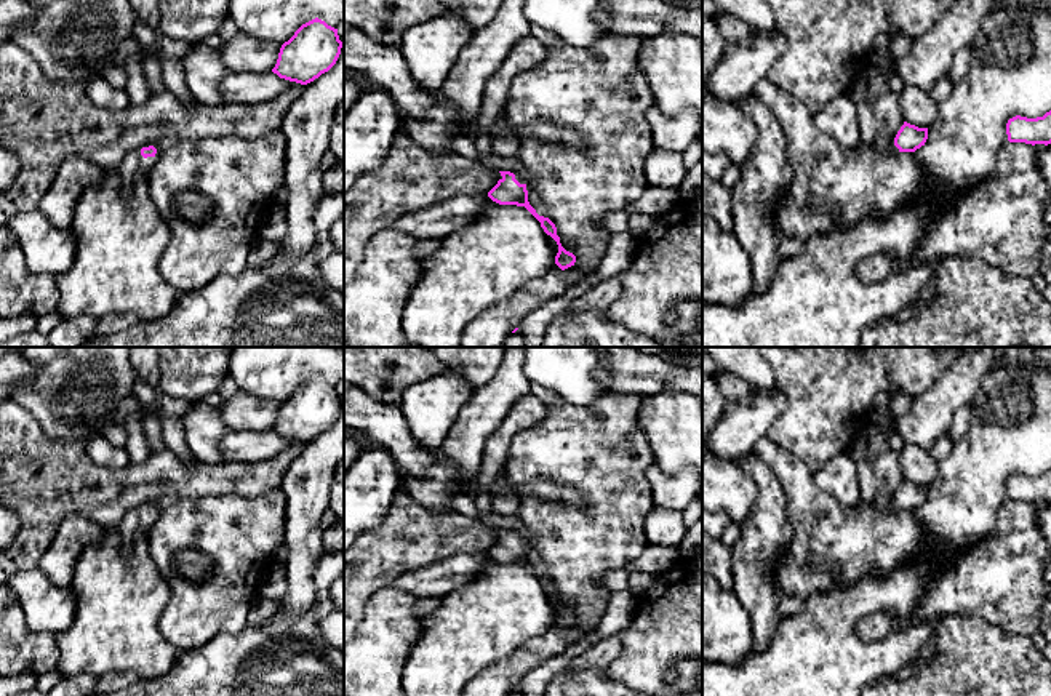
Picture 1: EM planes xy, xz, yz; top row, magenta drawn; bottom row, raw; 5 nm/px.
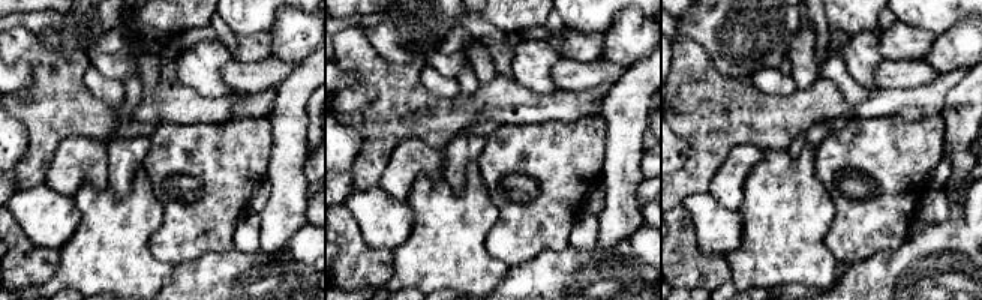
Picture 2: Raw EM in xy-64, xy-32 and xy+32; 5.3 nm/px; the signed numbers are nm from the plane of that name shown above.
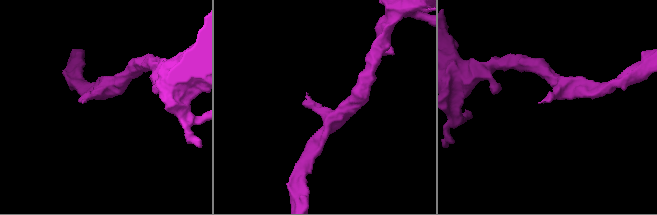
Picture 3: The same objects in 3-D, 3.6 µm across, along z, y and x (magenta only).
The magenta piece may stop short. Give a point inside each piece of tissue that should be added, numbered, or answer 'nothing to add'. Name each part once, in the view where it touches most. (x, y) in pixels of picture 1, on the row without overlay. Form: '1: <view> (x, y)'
1: xy (133, 522)

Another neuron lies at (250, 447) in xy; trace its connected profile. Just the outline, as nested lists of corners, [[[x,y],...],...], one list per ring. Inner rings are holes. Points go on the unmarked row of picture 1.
[[[229,430],[221,440],[221,451],[226,462],[254,464],[272,459],[296,443],[296,440],[280,437],[274,430]]]

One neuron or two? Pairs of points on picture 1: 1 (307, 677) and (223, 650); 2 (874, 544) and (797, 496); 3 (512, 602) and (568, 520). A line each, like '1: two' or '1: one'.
1: one
2: one
3: two

